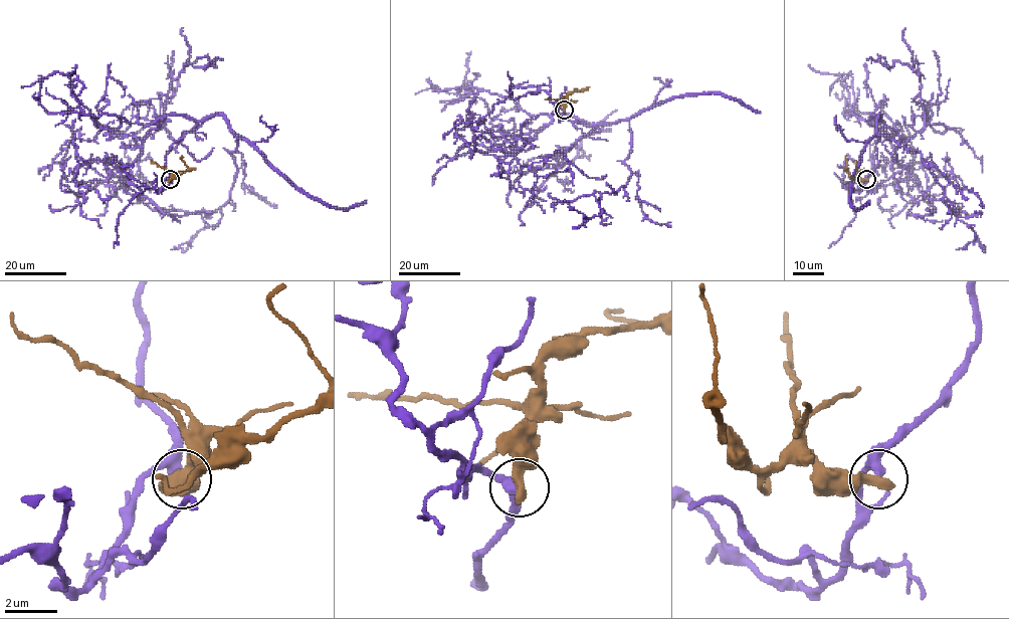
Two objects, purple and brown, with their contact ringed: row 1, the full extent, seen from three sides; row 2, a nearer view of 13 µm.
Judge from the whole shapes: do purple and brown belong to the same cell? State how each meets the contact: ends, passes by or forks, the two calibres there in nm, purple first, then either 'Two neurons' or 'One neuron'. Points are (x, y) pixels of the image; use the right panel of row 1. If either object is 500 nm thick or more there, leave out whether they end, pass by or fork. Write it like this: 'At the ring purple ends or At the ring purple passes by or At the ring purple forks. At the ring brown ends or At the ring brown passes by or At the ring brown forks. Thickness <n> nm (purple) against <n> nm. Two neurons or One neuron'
At the ring purple passes by. At the ring brown ends. Thickness 320 nm (purple) against 440 nm. Two neurons

